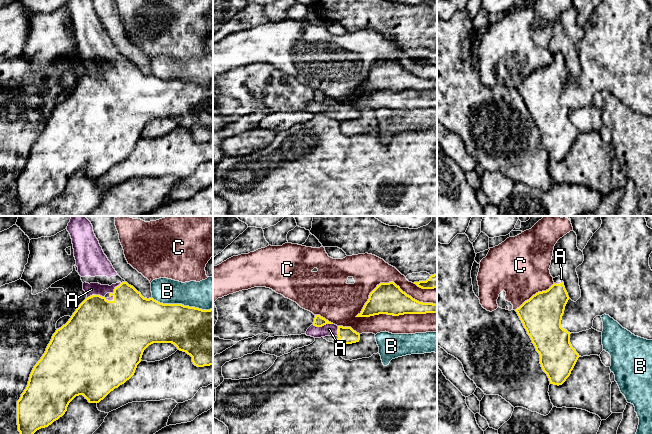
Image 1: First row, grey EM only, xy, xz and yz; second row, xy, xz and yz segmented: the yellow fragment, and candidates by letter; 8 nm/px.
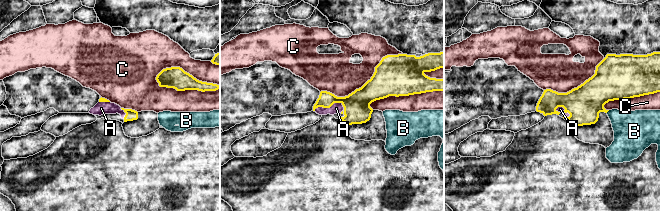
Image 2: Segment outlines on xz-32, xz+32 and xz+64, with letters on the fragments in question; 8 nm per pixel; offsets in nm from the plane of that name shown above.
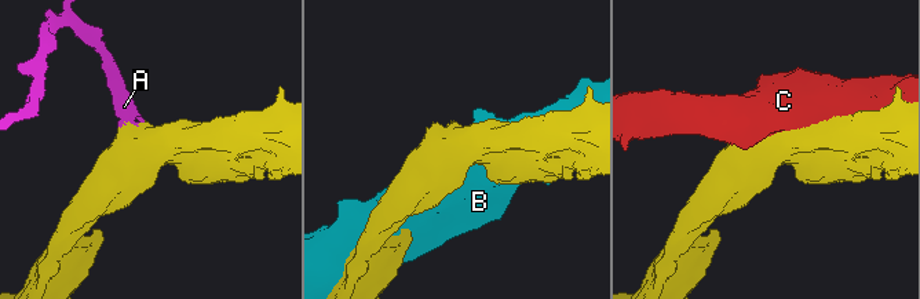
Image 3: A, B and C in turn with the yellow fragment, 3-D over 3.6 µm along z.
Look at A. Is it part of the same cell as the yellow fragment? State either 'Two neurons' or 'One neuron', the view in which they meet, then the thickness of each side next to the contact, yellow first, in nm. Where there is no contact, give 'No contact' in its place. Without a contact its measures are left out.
One neuron. Touches yellow in xy. Thickness 500 nm (yellow) against 100 nm

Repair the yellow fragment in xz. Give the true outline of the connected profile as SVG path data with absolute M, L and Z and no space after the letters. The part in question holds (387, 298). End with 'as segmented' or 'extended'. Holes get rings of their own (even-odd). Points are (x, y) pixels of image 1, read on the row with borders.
M389 282L377 285L356 317L426 313L437 313L437 304L419 302L403 292L394 282Z; as segmented

